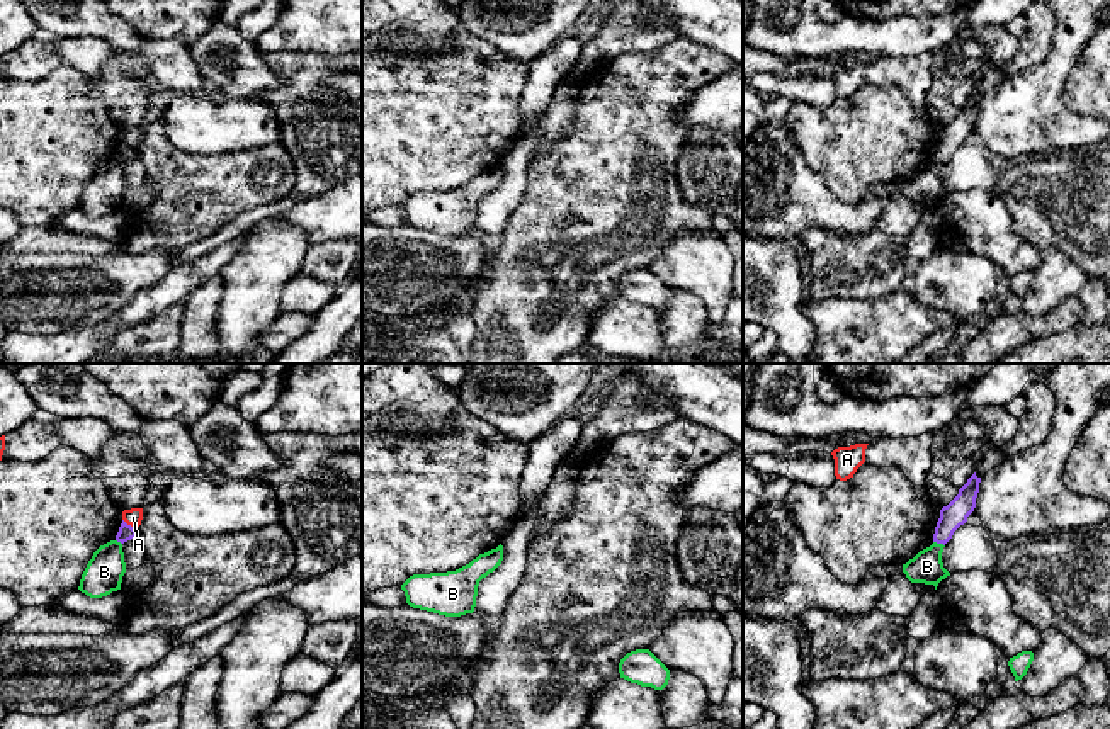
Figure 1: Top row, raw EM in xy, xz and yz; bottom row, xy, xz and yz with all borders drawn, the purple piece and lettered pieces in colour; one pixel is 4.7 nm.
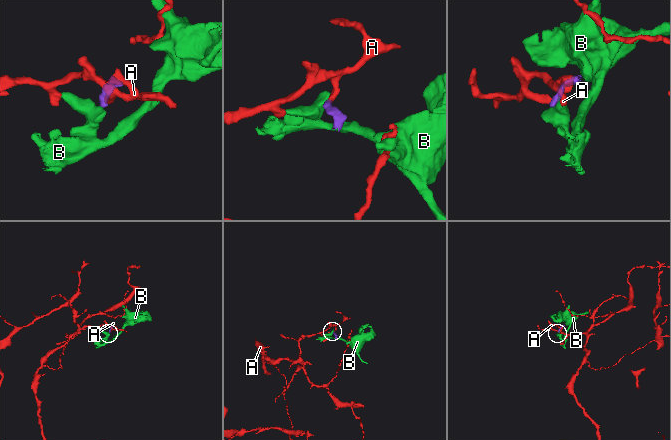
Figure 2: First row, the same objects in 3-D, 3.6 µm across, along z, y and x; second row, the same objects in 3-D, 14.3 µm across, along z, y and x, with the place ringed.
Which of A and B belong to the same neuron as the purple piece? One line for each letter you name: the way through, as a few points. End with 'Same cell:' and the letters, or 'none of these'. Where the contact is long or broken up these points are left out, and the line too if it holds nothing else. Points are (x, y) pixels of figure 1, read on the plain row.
Same cell: none of these

